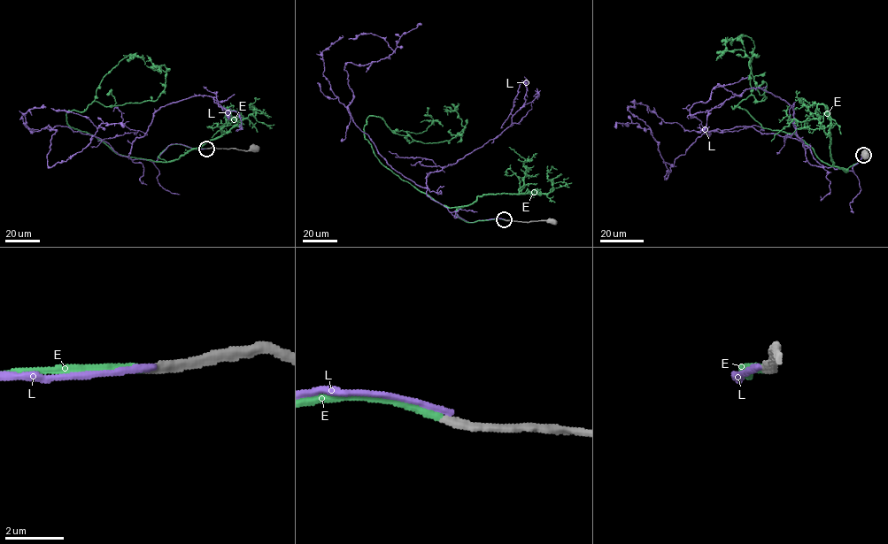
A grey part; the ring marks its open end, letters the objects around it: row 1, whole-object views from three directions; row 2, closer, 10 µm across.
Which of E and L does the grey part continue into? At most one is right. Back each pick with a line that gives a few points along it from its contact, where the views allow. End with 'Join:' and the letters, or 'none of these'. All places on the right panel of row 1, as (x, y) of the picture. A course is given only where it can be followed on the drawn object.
E: via (863, 155), (846, 172), (733, 109), (767, 97), (750, 57), (726, 50), (726, 37)
Join: E

